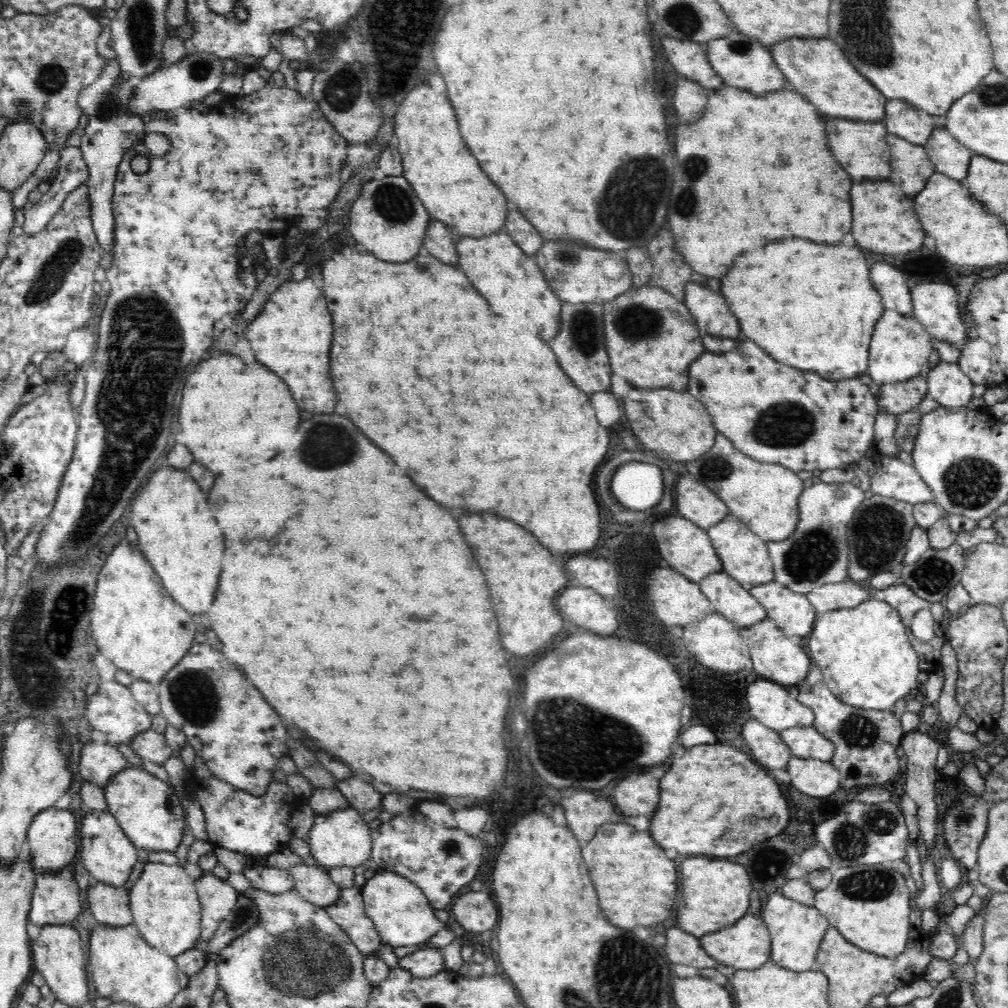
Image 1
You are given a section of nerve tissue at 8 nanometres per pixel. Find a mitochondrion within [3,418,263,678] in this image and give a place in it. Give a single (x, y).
(53, 600)

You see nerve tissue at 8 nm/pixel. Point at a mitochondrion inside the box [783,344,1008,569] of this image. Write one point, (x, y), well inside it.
(970, 482)

